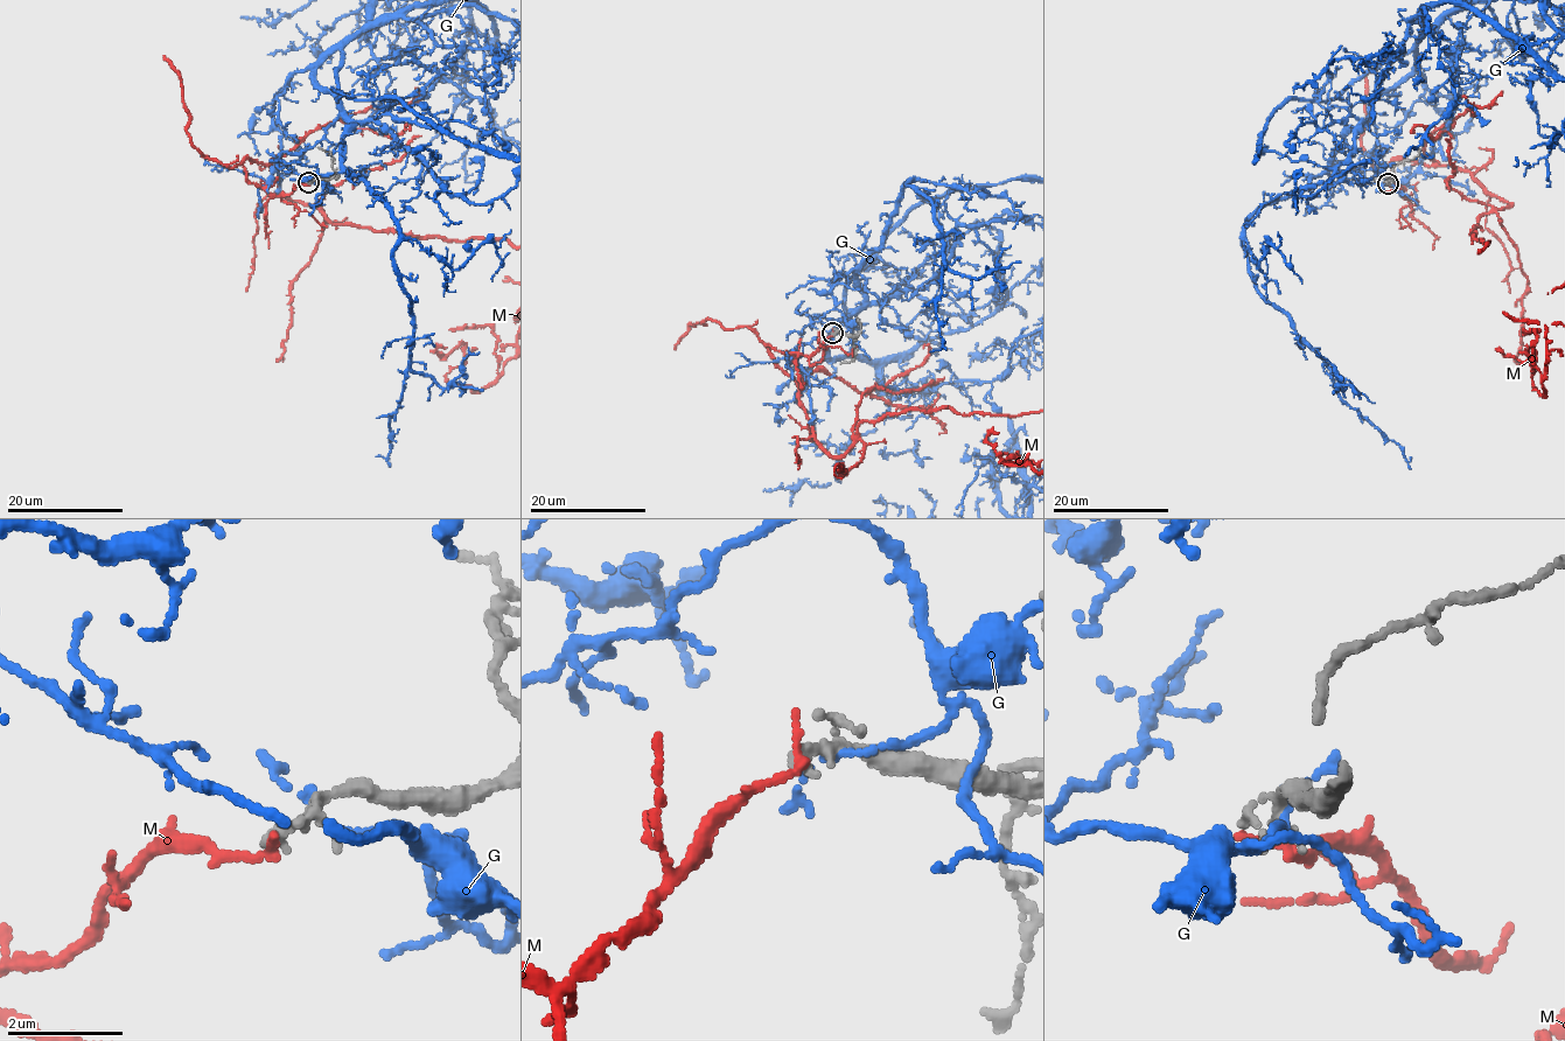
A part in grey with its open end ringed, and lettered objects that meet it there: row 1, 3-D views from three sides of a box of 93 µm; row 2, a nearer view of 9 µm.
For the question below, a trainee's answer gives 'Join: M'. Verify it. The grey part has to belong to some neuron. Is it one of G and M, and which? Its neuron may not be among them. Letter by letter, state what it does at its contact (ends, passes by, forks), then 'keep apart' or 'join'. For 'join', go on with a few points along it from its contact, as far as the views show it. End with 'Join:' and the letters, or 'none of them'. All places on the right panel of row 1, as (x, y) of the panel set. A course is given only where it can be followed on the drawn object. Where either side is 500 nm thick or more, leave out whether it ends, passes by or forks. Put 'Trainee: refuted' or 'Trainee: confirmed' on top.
Trainee: refuted
G: it passes by; keep apart
M: it ends; keep apart
Join: none of them

